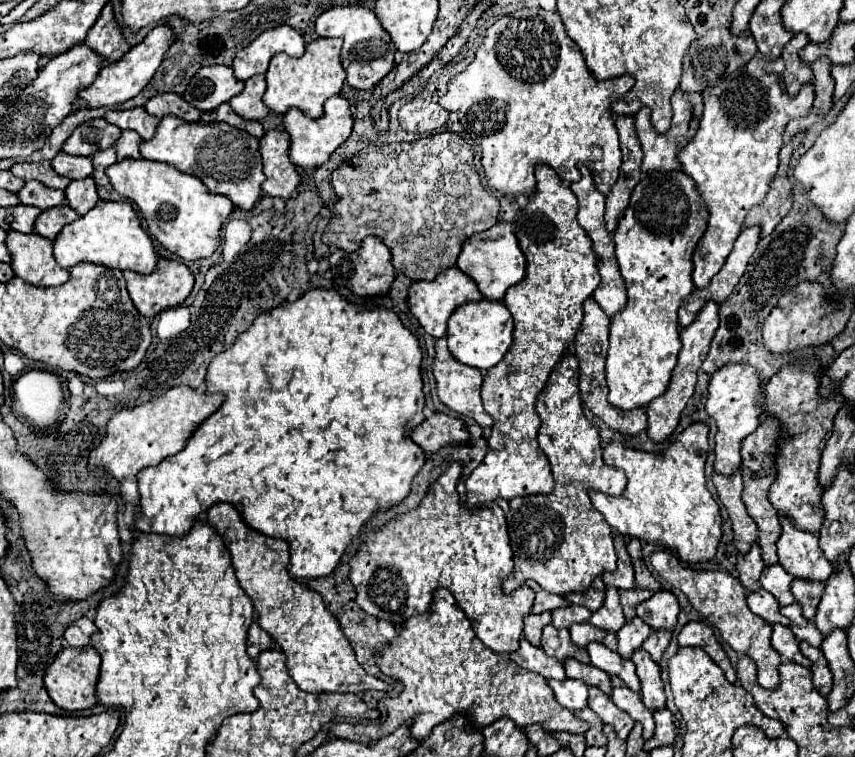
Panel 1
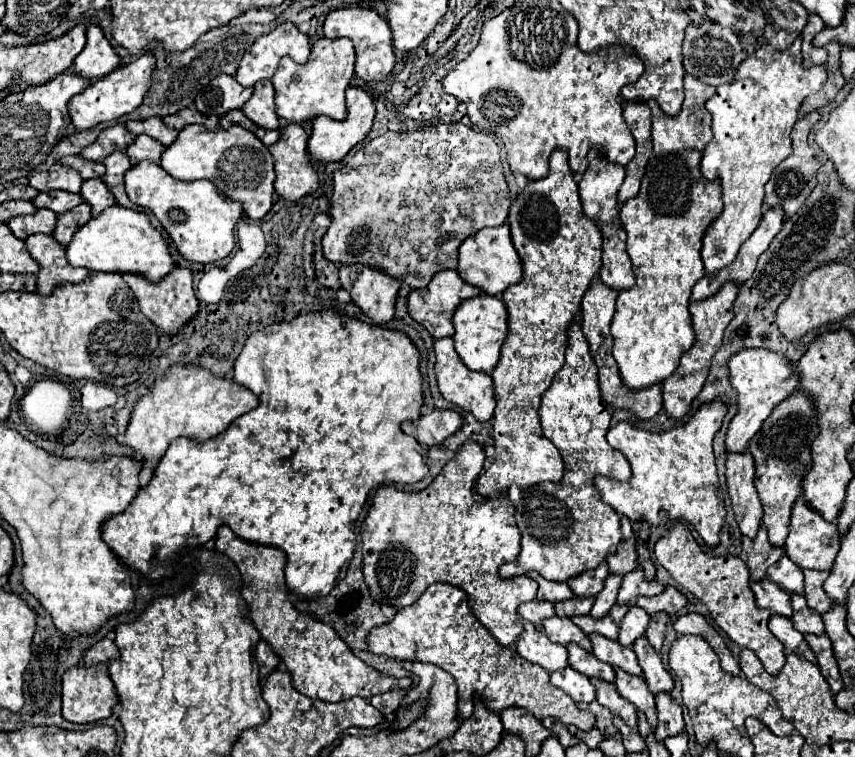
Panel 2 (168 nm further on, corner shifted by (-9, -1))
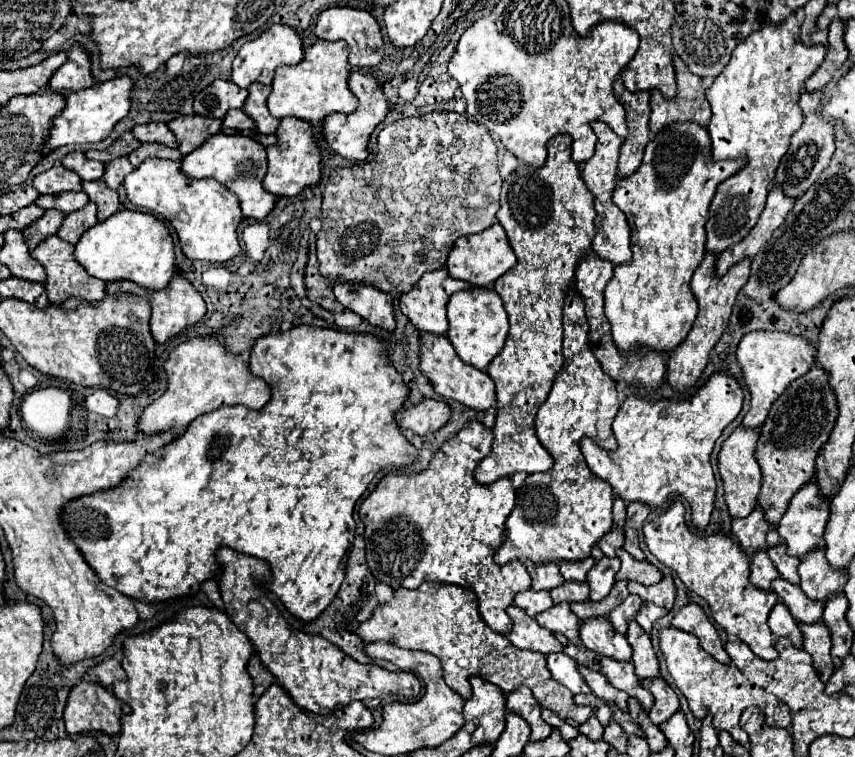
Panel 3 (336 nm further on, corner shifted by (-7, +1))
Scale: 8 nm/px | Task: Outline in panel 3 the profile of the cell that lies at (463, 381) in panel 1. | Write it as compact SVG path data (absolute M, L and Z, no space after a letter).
M423 333L419 345L421 345L421 371L431 381L437 395L447 397L447 399L455 399L475 411L487 411L489 407L493 407L493 403L495 403L493 379L485 371L479 371L479 369L465 365L457 357L451 341L445 335Z

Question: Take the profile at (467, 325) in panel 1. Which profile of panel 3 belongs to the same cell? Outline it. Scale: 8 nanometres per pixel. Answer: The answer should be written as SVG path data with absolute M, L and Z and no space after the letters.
M473 287L455 293L447 303L447 319L449 319L447 337L453 343L461 361L475 369L485 371L487 365L493 361L493 357L501 351L509 331L507 313L503 309L503 301L497 295L497 291L493 287Z

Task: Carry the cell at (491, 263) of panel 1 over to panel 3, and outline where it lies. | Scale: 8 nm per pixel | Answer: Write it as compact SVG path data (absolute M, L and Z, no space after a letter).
M495 223L493 227L475 233L475 235L467 235L455 241L455 247L449 253L449 261L447 261L447 271L453 279L461 279L461 281L469 281L475 287L489 287L491 283L495 283L501 275L505 275L507 271L511 271L517 265L517 257L509 245L507 233L503 231L503 227L499 223Z

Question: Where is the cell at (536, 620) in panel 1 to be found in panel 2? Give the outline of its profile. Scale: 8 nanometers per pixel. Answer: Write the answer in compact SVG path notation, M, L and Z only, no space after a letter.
M533 599L533 601L529 601L529 603L523 603L523 605L517 609L517 613L519 613L523 619L531 621L535 627L541 627L543 619L555 615L555 609L553 609L553 603L551 603L551 601L537 601L537 599Z

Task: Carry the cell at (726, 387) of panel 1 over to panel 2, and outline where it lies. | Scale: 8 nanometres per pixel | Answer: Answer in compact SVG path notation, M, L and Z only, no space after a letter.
M765 347L741 349L729 359L729 371L731 371L731 385L739 393L739 411L729 425L725 443L727 451L741 453L747 449L749 439L761 429L763 421L771 415L771 411L799 387L799 373L789 359Z

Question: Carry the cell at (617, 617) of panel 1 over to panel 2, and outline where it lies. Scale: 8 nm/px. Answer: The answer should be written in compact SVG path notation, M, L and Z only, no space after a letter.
M609 573L605 579L603 589L599 591L599 595L595 597L595 605L591 609L591 617L601 619L601 615L607 615L607 611L615 605L617 601L617 591L619 591L619 583L621 583L621 575L613 575Z

